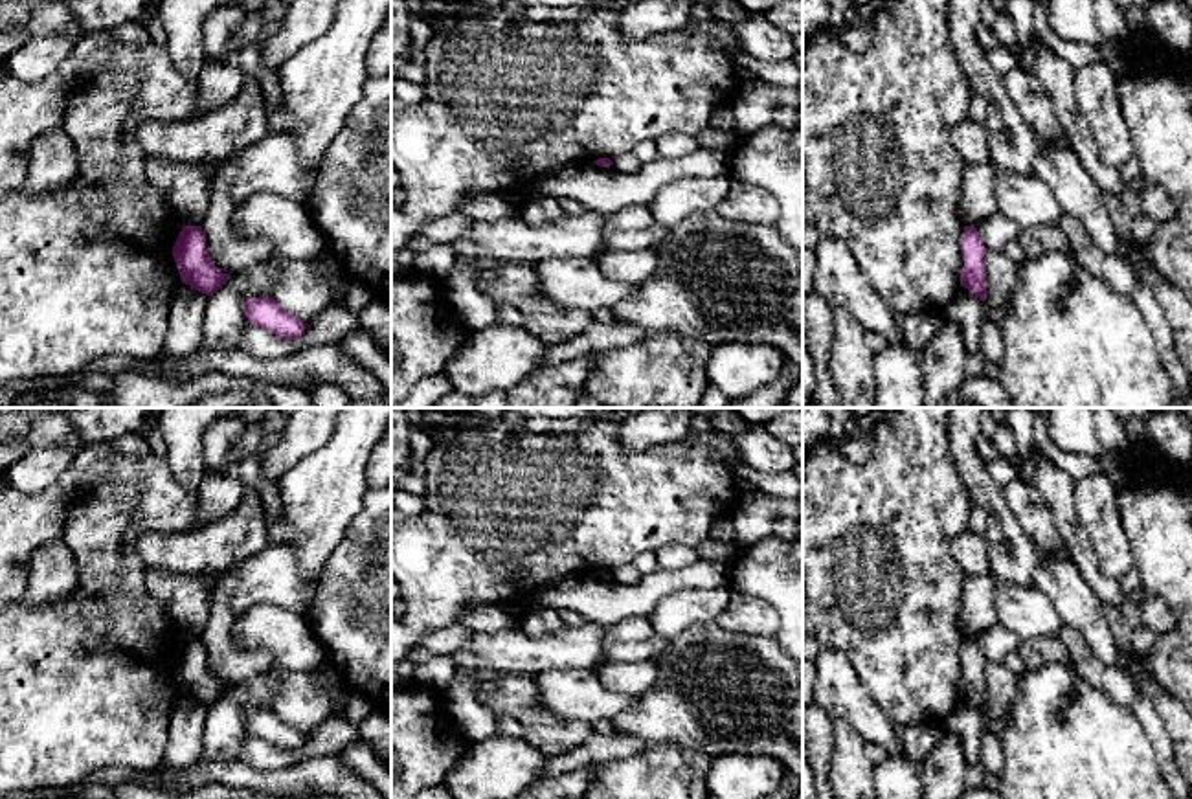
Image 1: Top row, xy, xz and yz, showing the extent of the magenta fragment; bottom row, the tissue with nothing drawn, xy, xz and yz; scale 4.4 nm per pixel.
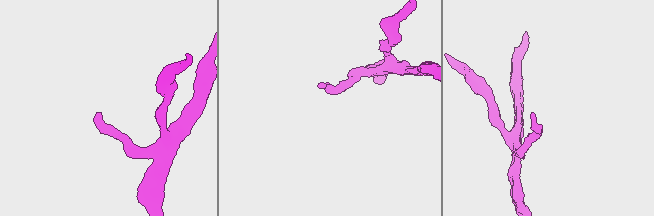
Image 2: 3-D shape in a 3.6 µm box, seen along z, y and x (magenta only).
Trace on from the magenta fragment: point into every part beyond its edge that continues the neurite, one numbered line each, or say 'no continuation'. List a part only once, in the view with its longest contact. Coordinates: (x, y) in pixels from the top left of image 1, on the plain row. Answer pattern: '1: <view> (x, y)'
no continuation

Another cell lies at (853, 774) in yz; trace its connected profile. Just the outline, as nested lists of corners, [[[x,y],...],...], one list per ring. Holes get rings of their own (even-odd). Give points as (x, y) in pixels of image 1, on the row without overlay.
[[[834,720],[832,790],[836,799],[874,799],[874,764],[865,757],[865,740],[843,720]]]

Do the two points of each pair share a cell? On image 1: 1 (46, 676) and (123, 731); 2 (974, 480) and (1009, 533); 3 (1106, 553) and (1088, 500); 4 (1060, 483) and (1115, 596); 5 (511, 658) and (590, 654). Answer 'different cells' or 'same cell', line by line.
1: same cell
2: same cell
3: same cell
4: same cell
5: same cell

